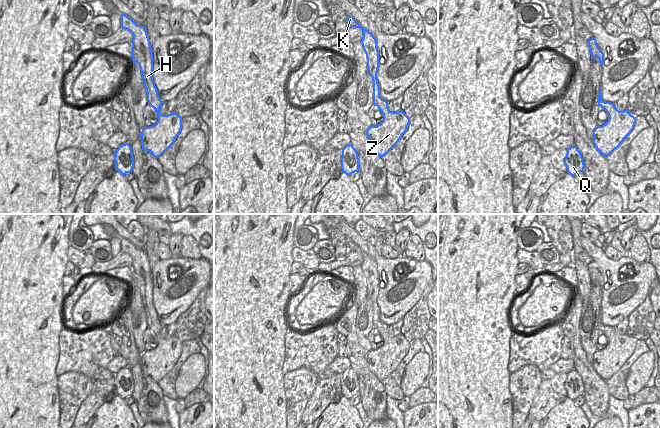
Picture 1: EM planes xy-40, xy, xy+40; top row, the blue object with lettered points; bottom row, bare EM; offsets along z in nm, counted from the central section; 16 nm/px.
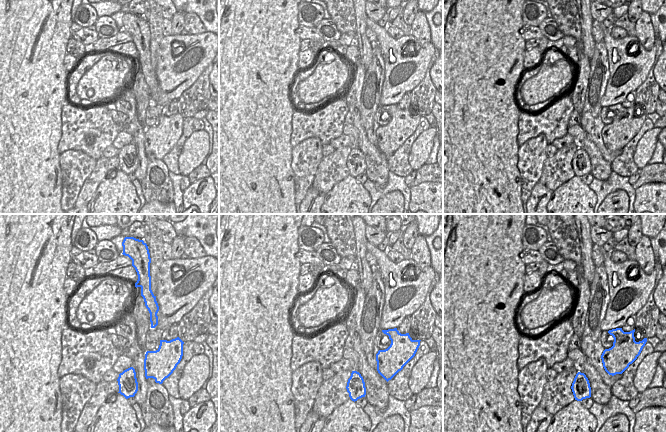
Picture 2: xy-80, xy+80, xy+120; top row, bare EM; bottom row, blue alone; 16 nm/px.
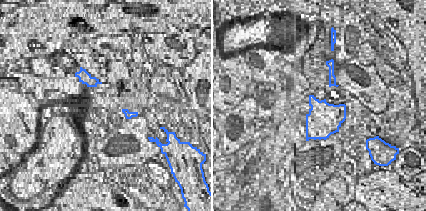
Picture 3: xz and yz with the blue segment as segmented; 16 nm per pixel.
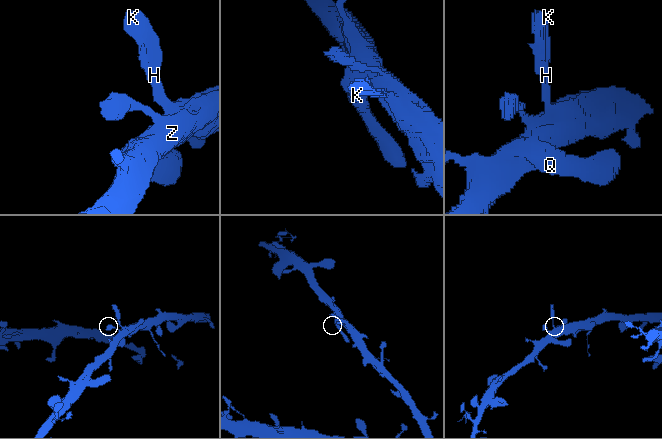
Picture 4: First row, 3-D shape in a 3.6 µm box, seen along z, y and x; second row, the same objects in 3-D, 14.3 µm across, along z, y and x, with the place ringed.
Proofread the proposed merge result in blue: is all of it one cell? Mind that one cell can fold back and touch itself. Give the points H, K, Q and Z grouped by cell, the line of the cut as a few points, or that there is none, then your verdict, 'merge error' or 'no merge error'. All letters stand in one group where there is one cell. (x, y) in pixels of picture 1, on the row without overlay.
groups H K Q Z; cut none; no merge error

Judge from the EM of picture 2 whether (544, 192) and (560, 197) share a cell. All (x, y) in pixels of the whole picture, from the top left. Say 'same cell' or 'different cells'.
different cells

